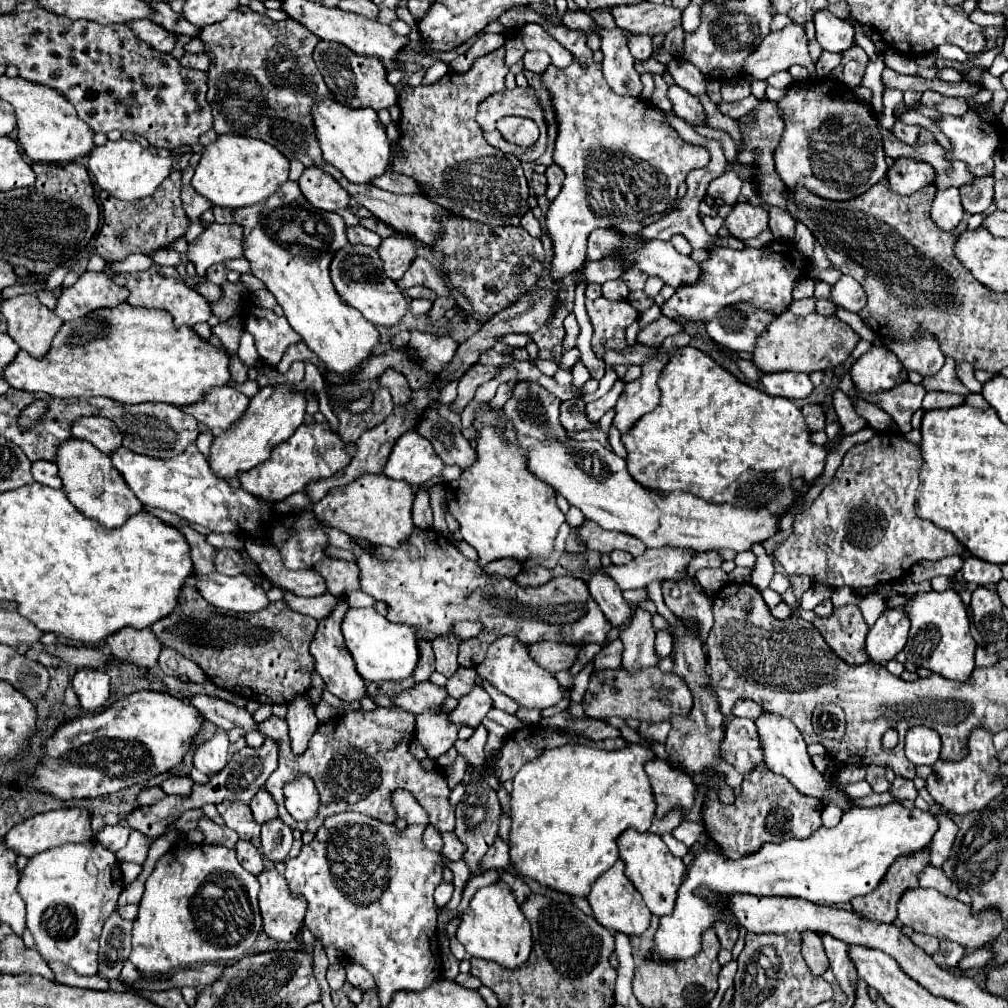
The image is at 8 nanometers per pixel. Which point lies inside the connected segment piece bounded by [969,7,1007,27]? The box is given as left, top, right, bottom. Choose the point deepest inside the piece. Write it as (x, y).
(977, 17)

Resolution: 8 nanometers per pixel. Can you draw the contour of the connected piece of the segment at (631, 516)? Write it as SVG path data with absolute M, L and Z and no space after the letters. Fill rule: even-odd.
M519 381L513 387L513 393L503 407L503 415L505 415L505 419L509 419L513 423L517 443L525 451L529 471L535 477L539 477L543 483L551 485L559 495L563 495L569 501L569 505L579 507L583 511L583 515L589 521L595 521L599 527L635 535L647 547L673 545L673 547L691 547L697 551L733 549L737 553L749 551L753 543L763 543L765 539L769 539L777 533L779 517L771 515L767 509L747 511L741 507L733 507L729 503L713 505L713 503L707 503L707 501L703 501L691 493L685 493L685 491L671 491L671 493L647 491L647 487L643 487L641 483L635 483L635 479L631 479L625 459L621 459L619 455L615 455L613 451L603 447L599 441L577 441L575 437L569 437L565 427L559 421L559 407L561 407L561 399L557 399L553 393L549 393L539 383Z

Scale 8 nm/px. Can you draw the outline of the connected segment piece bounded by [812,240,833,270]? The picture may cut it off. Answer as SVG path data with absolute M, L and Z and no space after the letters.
M815 240L812 262L820 269L833 269L833 265L827 258L824 248L817 240Z

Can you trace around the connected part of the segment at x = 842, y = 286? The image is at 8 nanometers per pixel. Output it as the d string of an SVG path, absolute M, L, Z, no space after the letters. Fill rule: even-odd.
M843 275L831 289L833 295L833 303L845 307L847 311L861 311L867 303L867 293L863 291L863 287L849 275Z

